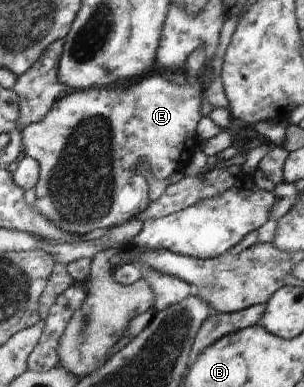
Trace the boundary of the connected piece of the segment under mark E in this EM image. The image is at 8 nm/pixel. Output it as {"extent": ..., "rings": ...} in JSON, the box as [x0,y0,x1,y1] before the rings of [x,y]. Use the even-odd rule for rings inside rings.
{"extent":[21,73,204,236],"rings":[[[152,73],[149,76],[138,79],[136,82],[126,83],[124,86],[106,86],[87,90],[75,90],[73,93],[68,93],[58,98],[42,121],[27,125],[21,129],[22,155],[27,155],[39,163],[39,178],[33,189],[36,194],[36,201],[32,205],[33,208],[40,215],[48,218],[48,221],[51,221],[55,226],[58,226],[65,232],[79,236],[84,236],[89,231],[94,231],[94,229],[110,229],[135,218],[150,203],[149,185],[146,178],[138,169],[139,164],[146,165],[148,167],[147,171],[151,171],[156,177],[162,180],[170,177],[174,172],[183,171],[192,155],[200,151],[197,123],[203,116],[200,113],[200,104],[203,97],[204,89],[202,89],[200,81],[193,86],[189,85],[189,83],[179,86],[178,84],[166,81],[162,76],[156,75],[156,73]]]}

